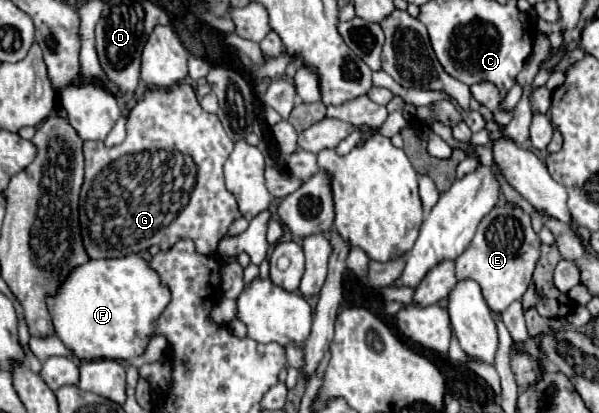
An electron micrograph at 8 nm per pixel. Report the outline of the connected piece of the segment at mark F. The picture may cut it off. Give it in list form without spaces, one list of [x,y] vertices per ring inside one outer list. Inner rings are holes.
[[[137,254],[115,260],[89,260],[73,268],[61,288],[45,298],[55,334],[79,360],[137,358],[155,334],[157,318],[169,300],[171,294],[159,282],[157,272]]]

